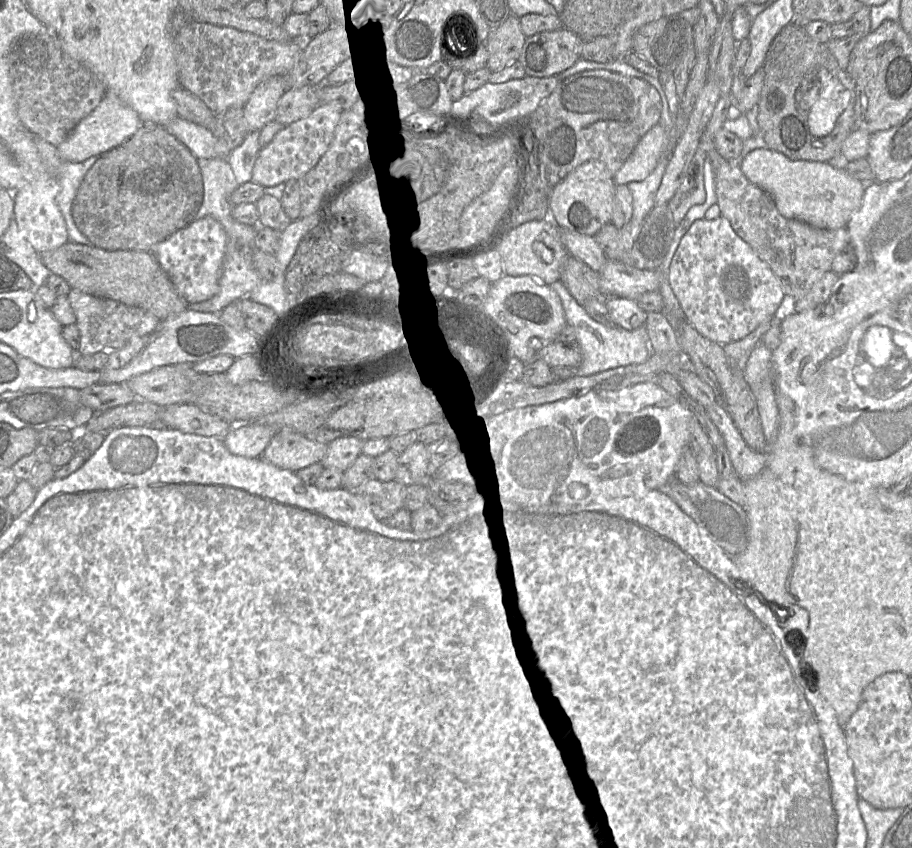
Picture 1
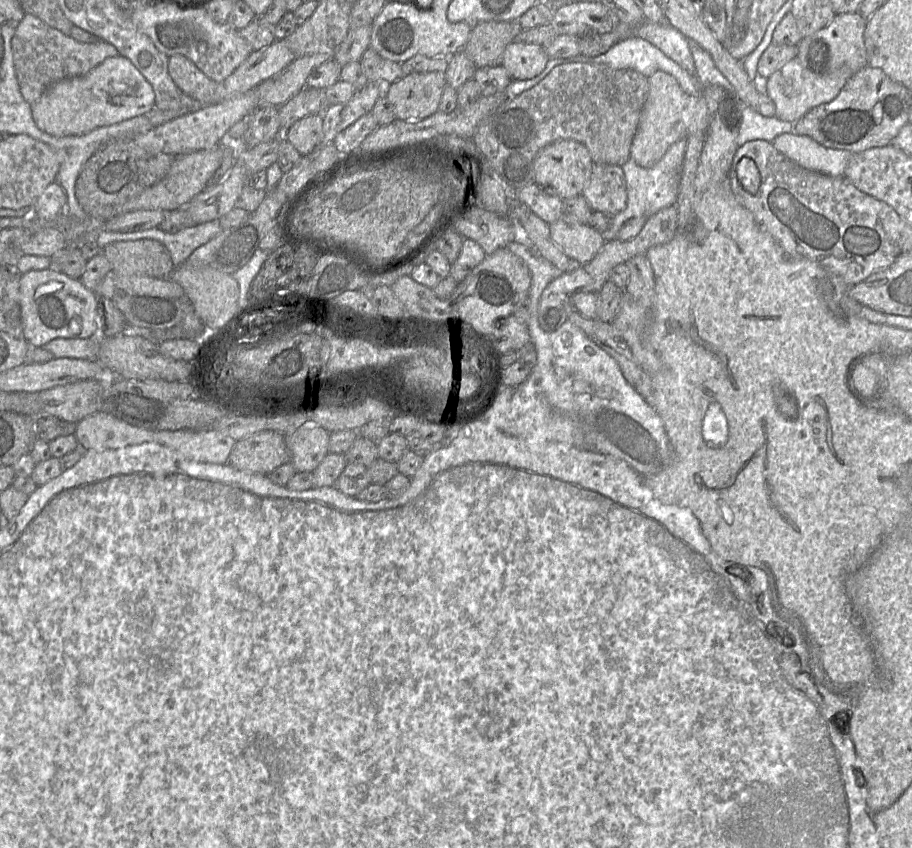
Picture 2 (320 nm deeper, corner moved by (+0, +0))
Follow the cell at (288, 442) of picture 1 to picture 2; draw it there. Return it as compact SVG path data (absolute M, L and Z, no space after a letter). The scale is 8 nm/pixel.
M261 431L236 441L227 463L240 470L269 474L289 461L285 437L275 431Z

